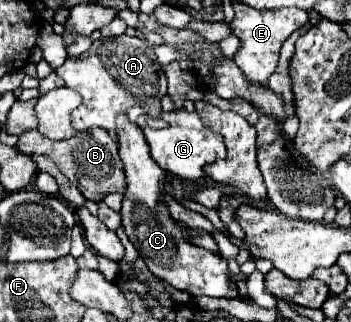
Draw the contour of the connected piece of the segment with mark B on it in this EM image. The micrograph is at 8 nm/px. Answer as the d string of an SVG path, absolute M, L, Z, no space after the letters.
M103 128L77 132L73 138L67 140L49 140L47 136L41 136L39 130L29 130L19 136L17 150L23 154L49 156L87 200L101 202L103 196L111 192L119 192L119 194L125 192L125 174L123 174L123 162L117 152L117 144L109 138L107 130Z

